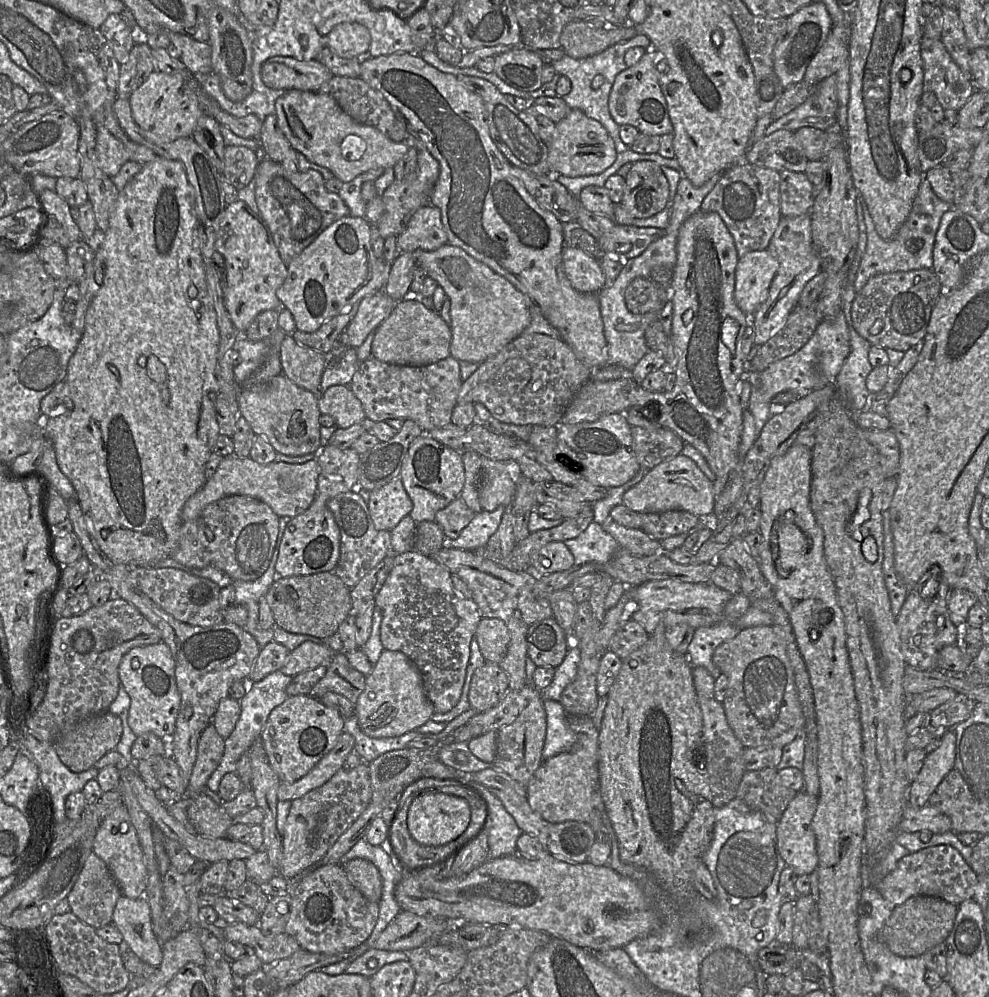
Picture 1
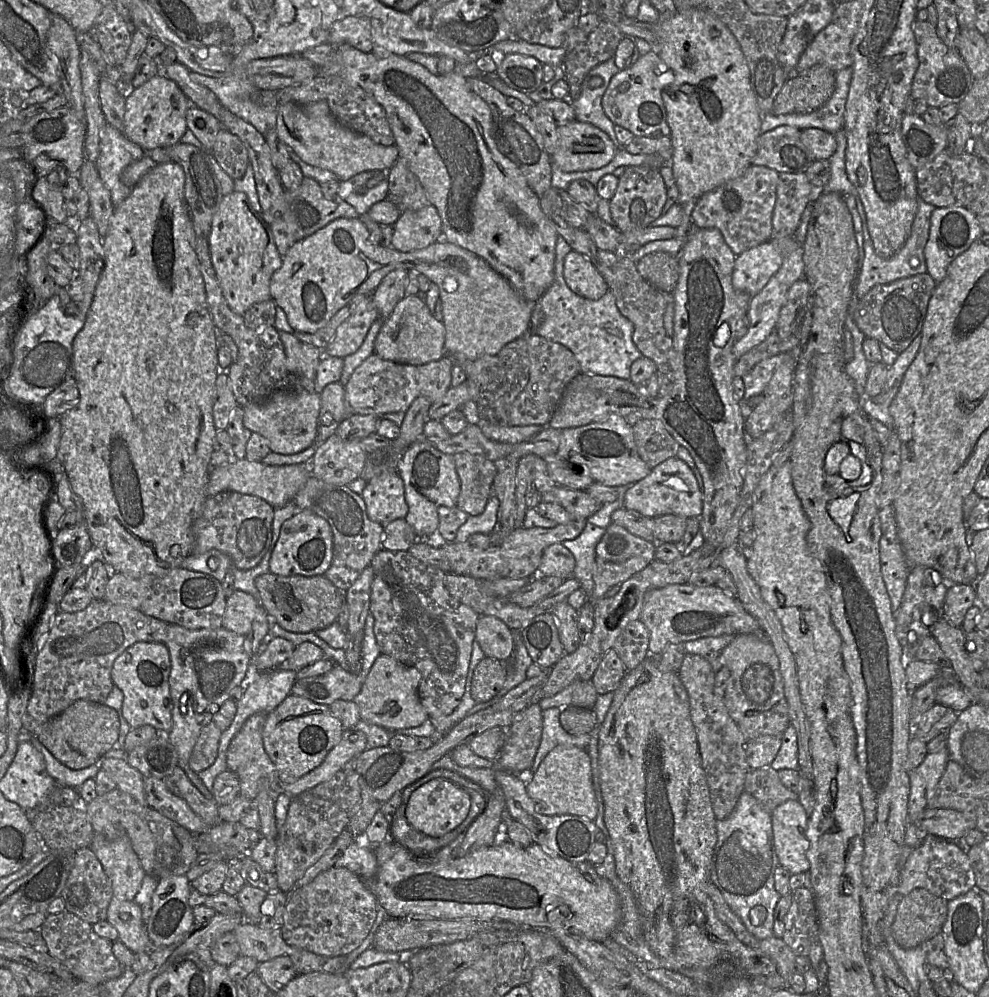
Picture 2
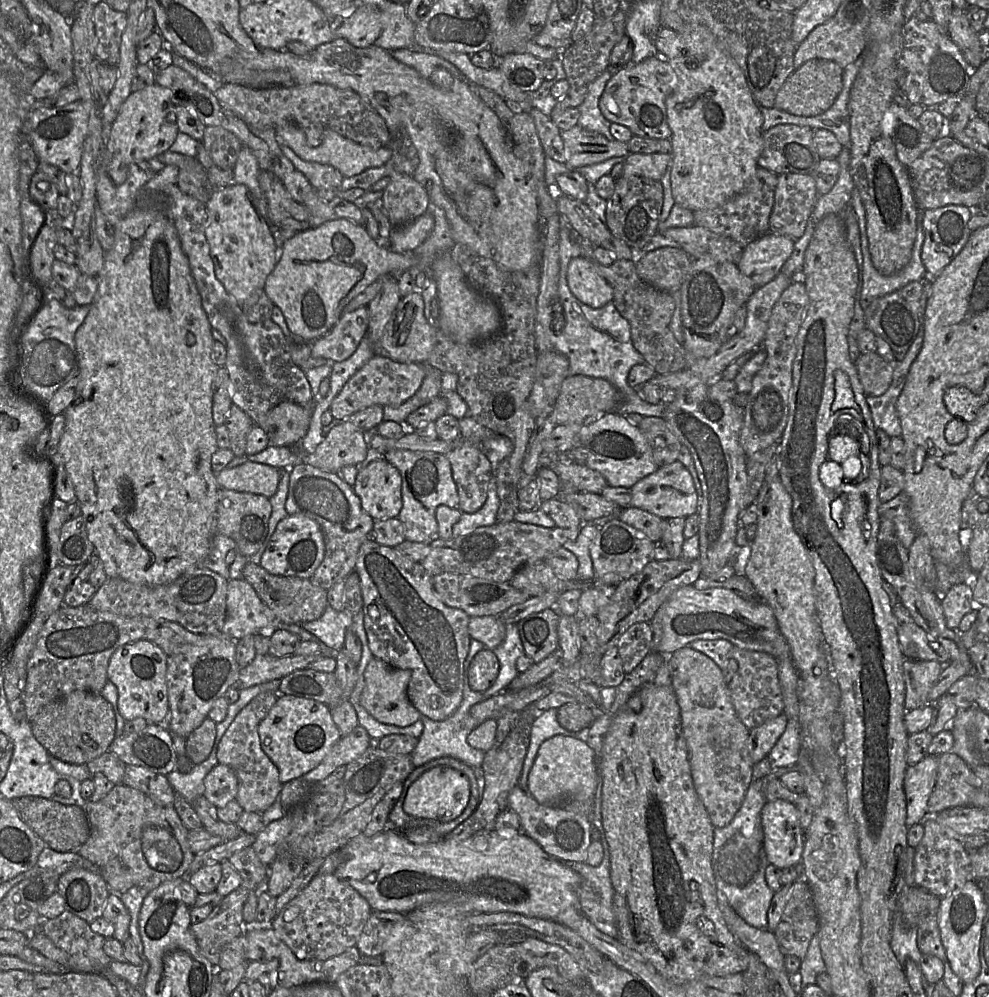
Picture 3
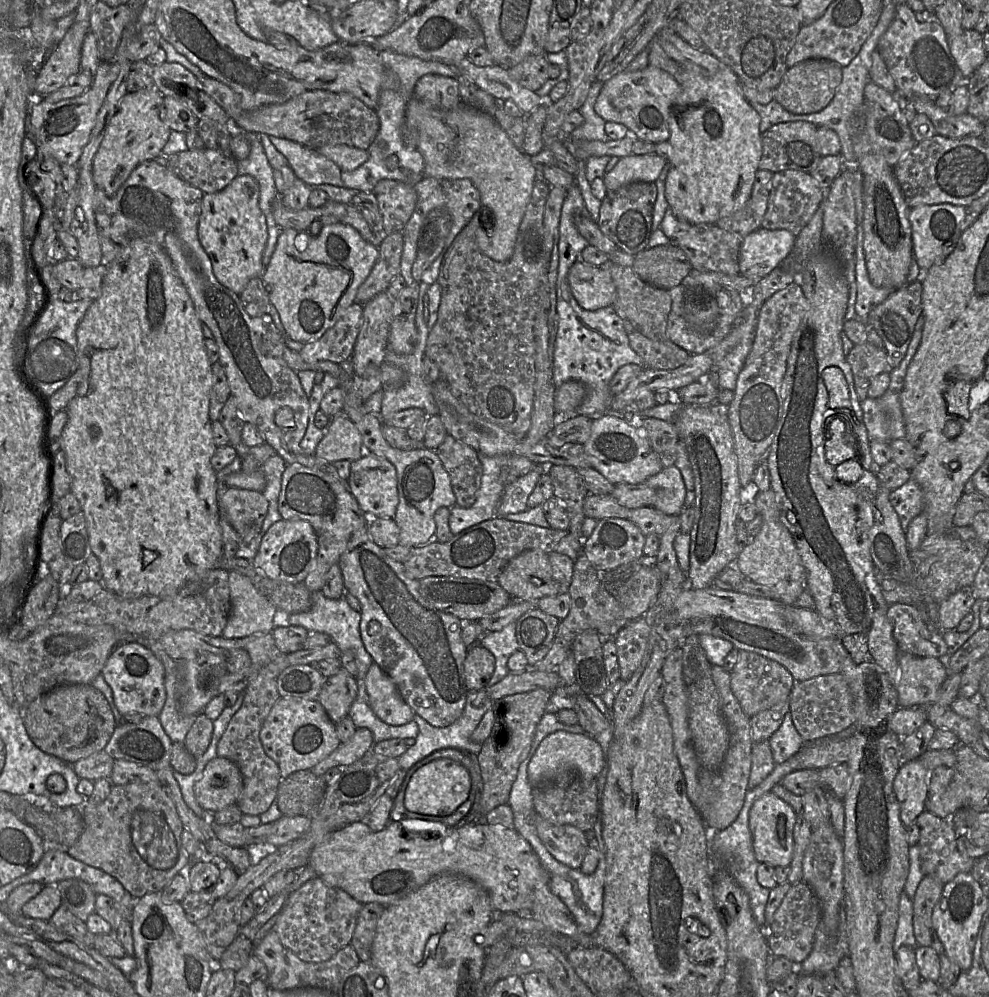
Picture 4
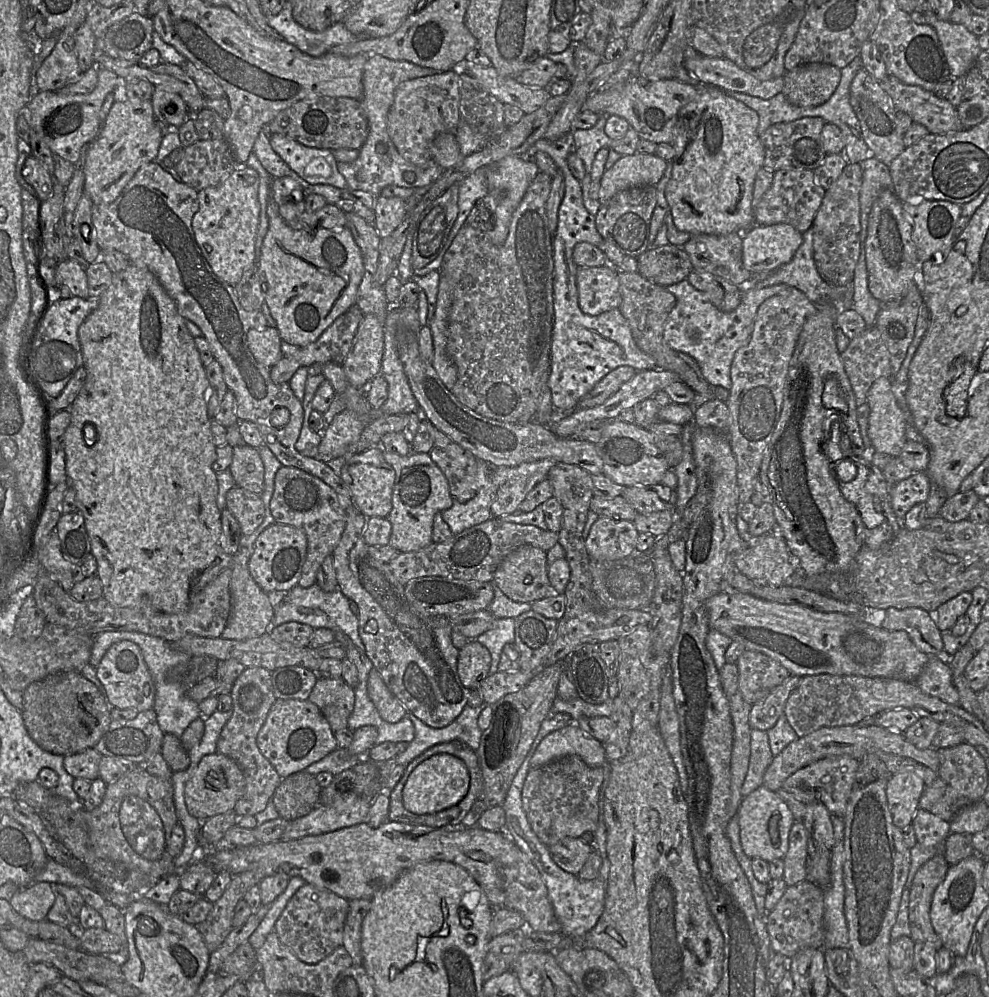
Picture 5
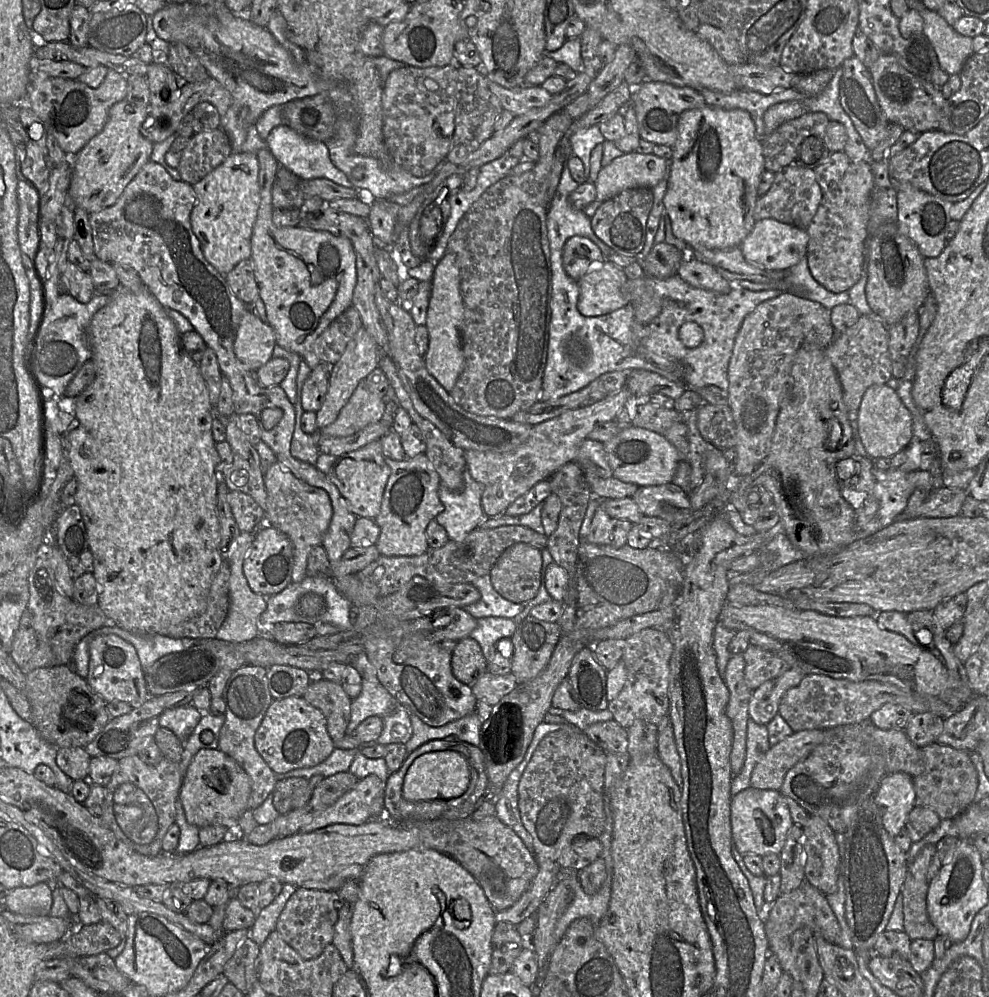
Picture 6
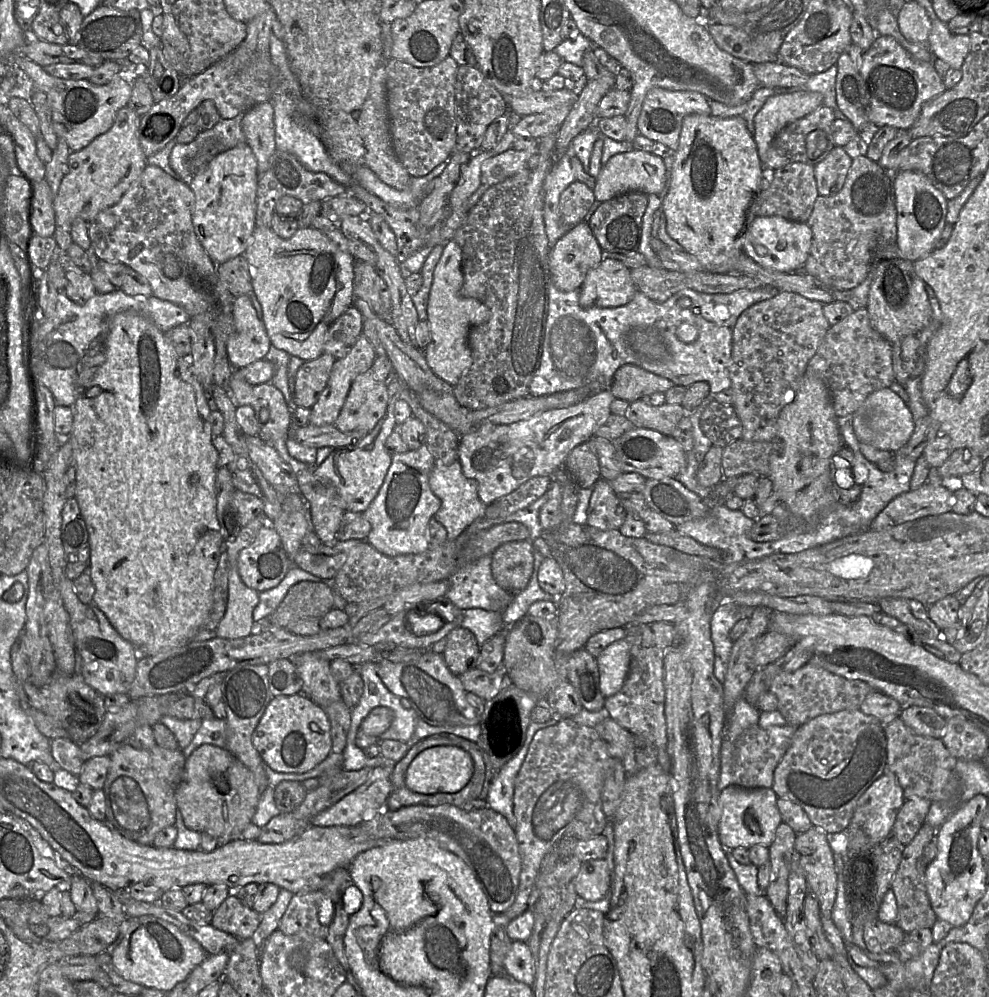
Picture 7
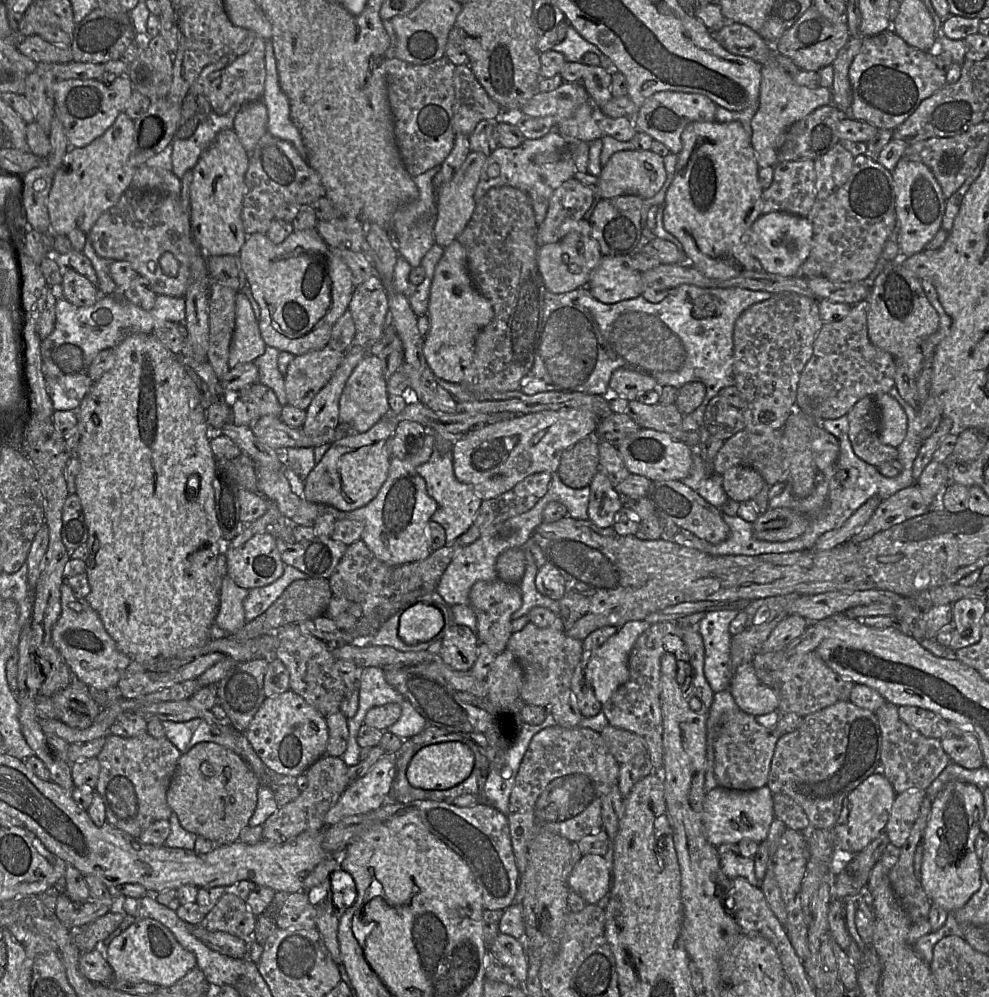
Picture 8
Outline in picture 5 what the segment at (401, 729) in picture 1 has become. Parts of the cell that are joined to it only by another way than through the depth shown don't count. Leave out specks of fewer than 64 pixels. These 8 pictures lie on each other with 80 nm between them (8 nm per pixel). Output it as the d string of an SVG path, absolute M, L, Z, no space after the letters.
M374 667L368 675L367 691L372 703L384 721L396 723L407 715L406 708L391 693Z

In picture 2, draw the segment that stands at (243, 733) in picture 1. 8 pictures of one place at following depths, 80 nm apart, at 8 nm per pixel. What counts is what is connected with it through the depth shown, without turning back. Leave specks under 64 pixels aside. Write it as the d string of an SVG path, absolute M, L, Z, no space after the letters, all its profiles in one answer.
M251 664L250 670L247 672L246 677L240 684L244 690L244 693L242 698L237 702L236 715L229 728L224 730L221 734L218 756L215 762L209 768L198 773L199 778L204 782L209 790L212 790L216 777L220 773L228 770L226 761L228 747L246 720L256 713L269 714L271 711L273 711L287 696L291 694L291 687L296 679L297 672L295 671L276 668L266 672L258 672L253 671Z

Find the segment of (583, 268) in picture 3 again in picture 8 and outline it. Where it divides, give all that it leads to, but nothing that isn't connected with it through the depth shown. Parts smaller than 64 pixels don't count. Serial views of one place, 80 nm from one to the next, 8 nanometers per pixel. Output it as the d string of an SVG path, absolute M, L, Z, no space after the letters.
M630 255L603 257L590 276L587 289L604 304L613 304L641 295L641 273L630 265Z

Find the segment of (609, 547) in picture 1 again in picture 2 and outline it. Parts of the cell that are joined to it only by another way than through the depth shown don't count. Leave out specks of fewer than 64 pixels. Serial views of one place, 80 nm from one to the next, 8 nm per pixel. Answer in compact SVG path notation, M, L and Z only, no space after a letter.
M587 522L582 533L577 538L562 542L562 545L575 558L575 569L572 577L580 583L580 589L588 596L590 596L594 588L595 548L604 533L604 528Z

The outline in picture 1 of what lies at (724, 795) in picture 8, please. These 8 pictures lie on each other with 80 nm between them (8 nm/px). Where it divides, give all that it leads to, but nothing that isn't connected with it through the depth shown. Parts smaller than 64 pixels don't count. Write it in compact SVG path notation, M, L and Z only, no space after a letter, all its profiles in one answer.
M799 792L788 804L781 819L776 824L777 847L786 866L797 876L809 875L818 864L816 838L812 829L812 819L818 805L818 796Z

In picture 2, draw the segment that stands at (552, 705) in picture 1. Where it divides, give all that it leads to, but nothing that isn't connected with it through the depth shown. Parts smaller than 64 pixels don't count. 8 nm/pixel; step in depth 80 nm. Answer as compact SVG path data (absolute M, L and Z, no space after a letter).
M557 707L548 708L542 711L542 735L540 745L537 749L533 764L525 776L532 775L544 757L556 746L577 746L583 749L587 749L590 735L571 735L567 733L561 726L559 717L561 709Z

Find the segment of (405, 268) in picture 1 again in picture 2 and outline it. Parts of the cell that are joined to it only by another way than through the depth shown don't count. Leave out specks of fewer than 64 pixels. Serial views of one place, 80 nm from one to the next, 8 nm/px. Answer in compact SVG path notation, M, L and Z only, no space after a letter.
M397 269L390 272L372 294L372 300L379 312L380 319L390 316L395 306L406 296L405 288L408 271Z

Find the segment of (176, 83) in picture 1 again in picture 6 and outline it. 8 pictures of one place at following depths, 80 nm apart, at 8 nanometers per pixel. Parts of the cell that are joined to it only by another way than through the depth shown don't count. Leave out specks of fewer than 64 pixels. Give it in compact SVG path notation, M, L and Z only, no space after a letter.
M126 98L113 104L109 109L108 118L102 131L72 157L71 180L67 195L72 198L76 207L83 208L90 214L112 206L142 166L150 161L154 143L141 133L141 127L148 112L149 108L132 104Z

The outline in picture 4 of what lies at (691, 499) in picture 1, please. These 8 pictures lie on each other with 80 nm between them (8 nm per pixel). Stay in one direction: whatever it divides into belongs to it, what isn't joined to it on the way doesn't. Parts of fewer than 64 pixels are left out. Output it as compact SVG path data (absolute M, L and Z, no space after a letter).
M676 466L663 468L644 484L656 491L656 501L652 506L655 509L671 517L679 516L684 510L686 488Z

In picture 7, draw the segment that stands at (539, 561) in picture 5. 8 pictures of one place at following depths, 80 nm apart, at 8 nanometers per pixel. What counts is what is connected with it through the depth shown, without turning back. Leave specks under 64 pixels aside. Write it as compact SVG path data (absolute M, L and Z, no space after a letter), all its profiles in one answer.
M530 540L502 544L492 554L491 572L503 590L517 594L524 590L534 567L534 547Z

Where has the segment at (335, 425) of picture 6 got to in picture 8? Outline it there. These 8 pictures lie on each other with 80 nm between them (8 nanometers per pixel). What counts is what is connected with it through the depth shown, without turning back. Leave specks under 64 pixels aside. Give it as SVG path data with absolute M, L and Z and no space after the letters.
M367 354L351 373L341 394L339 401L340 424L348 426L352 433L364 433L389 412L387 381L383 376L381 361L378 356Z

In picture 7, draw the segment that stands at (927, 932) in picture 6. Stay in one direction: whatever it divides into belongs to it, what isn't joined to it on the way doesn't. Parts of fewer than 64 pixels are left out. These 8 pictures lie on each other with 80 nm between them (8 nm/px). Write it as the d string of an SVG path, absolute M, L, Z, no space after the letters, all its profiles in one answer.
M924 823L913 840L902 849L902 859L893 877L891 889L895 895L898 917L896 925L906 934L918 929L932 929L937 917L926 892L925 872L937 855L936 829Z

